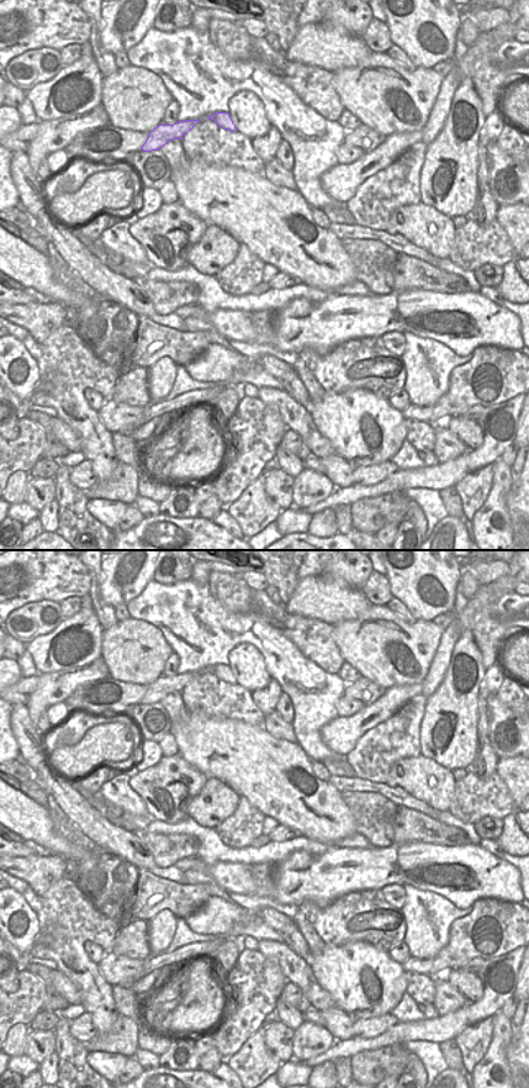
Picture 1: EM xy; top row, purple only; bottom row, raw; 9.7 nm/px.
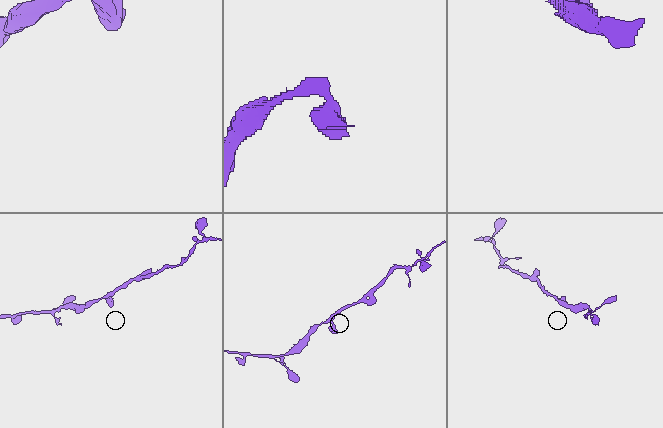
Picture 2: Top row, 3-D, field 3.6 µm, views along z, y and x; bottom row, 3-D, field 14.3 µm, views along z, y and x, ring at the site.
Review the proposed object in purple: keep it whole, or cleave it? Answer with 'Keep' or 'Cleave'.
Keep.

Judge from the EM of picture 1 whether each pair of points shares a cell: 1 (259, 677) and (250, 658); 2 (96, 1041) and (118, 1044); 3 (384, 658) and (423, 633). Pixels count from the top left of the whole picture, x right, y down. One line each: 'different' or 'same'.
1: same
2: same
3: same

